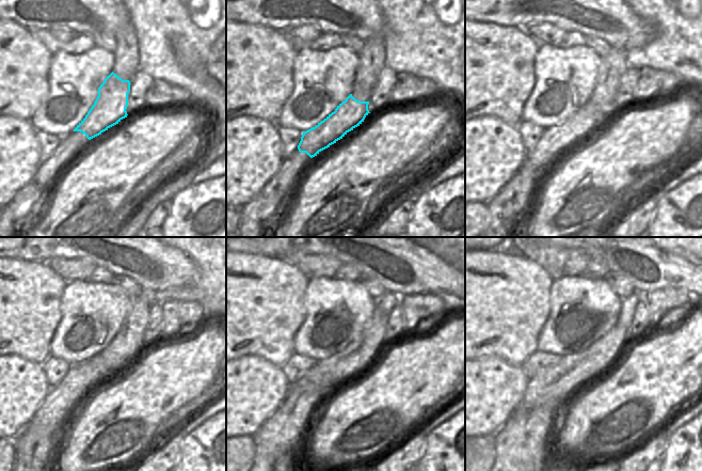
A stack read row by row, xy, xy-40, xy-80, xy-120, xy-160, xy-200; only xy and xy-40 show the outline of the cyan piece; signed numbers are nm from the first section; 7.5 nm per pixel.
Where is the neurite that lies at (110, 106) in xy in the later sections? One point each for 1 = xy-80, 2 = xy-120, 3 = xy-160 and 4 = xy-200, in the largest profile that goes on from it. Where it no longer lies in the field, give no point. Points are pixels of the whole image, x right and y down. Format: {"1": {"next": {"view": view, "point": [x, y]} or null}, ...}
{"1": {"next": {"view": "xy-80", "point": [556, 139]}}, "2": {"next": {"view": "xy-120", "point": [60, 401]}}, "3": {"next": {"view": "xy-160", "point": [280, 435]}}, "4": {"next": {"view": "xy-200", "point": [521, 442]}}}

